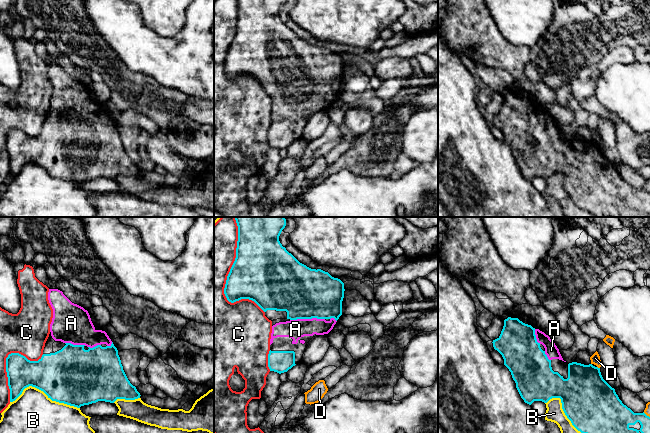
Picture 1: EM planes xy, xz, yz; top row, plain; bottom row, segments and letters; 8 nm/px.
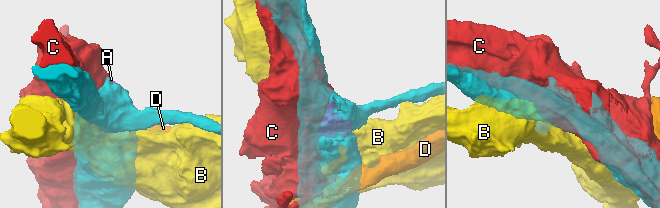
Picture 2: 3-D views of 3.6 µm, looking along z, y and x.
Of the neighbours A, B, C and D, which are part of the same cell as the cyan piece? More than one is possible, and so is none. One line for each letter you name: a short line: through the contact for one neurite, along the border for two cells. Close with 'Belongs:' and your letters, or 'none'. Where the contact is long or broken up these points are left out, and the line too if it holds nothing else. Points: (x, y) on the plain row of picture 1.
Belongs: A

